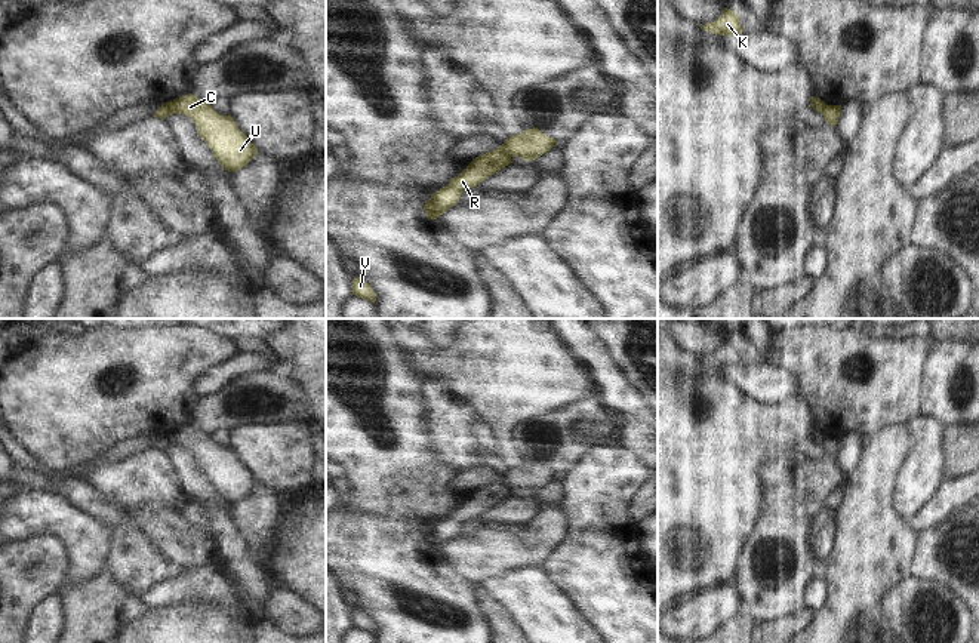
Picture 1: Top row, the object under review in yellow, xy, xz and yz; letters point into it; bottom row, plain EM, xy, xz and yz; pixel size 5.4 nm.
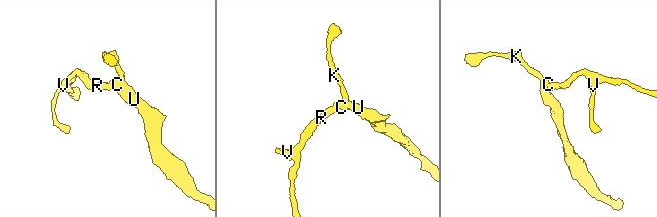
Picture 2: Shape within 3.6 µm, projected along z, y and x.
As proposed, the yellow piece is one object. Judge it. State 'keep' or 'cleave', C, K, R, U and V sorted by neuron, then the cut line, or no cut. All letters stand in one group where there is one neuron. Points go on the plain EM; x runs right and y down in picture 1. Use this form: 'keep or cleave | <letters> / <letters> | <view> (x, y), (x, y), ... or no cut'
cleave | C K U / R V | xz (496, 480), (510, 489)

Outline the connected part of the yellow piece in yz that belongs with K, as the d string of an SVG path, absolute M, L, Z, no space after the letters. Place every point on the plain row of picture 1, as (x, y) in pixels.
M724 339L723 345L717 353L708 354L705 357L699 357L704 363L712 364L715 367L739 367L744 362L741 357L739 348Z

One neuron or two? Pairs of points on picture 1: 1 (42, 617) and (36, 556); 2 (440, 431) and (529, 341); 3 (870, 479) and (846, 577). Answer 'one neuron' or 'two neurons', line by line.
1: two neurons
2: two neurons
3: one neuron

